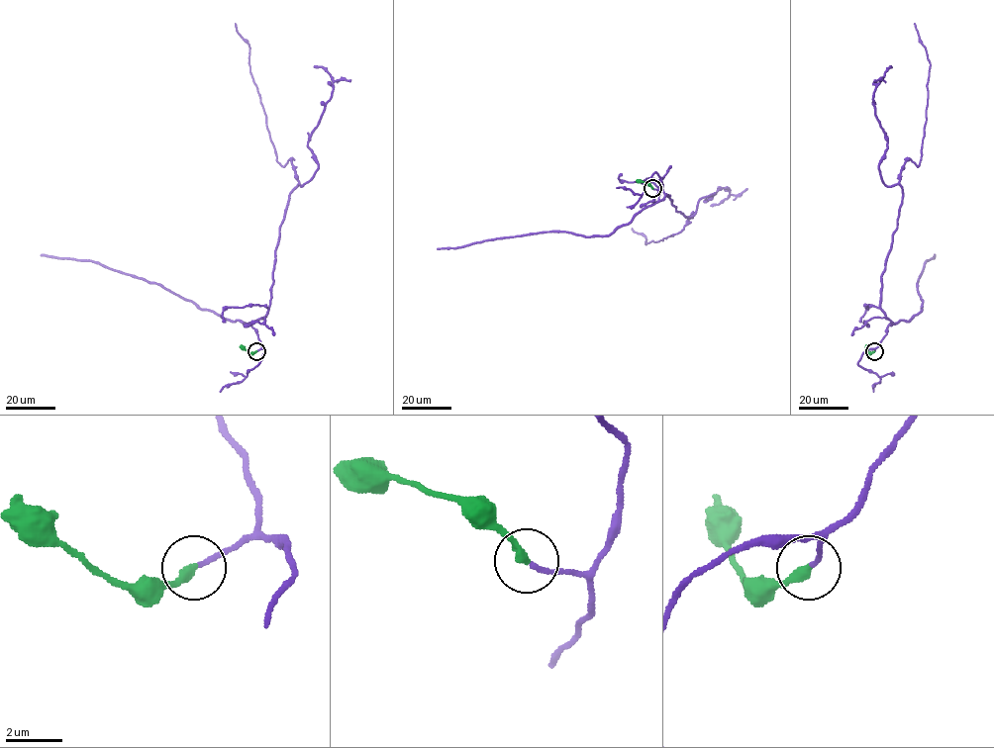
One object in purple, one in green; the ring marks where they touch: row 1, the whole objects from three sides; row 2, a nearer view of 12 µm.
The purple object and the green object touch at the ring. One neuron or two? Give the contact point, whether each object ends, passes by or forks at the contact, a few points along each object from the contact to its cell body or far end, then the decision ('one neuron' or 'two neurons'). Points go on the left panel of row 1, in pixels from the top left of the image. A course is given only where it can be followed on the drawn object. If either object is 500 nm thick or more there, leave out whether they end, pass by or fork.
place (256, 351); purple ends; green ends; course purple (256, 351), (248, 324), (269, 306), (280, 225), (299, 181), (291, 160), (276, 160), (249, 46), (235, 24); course green (256, 351), (250, 353), (241, 345); one neuron

